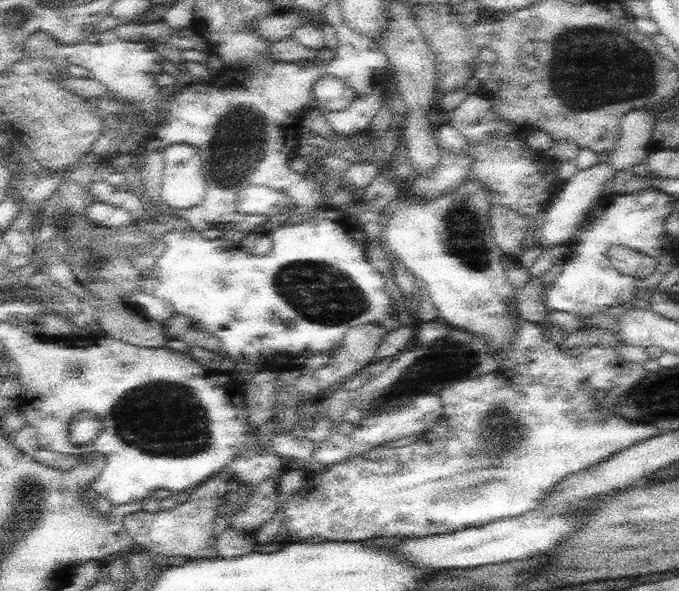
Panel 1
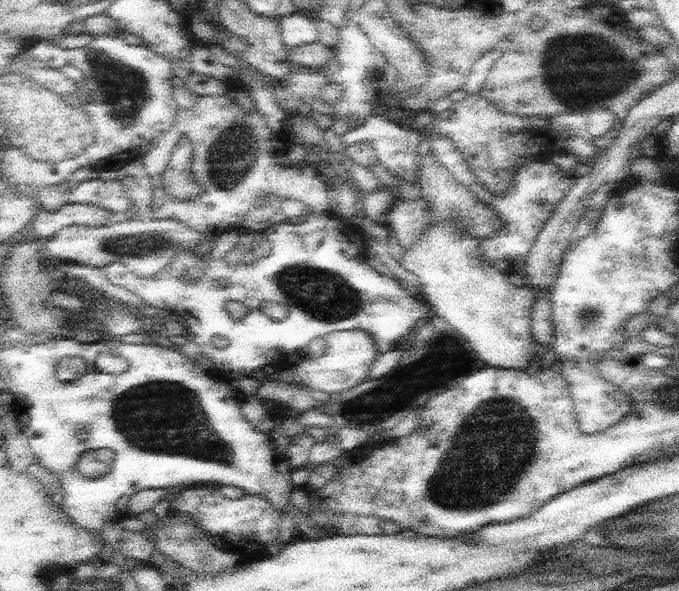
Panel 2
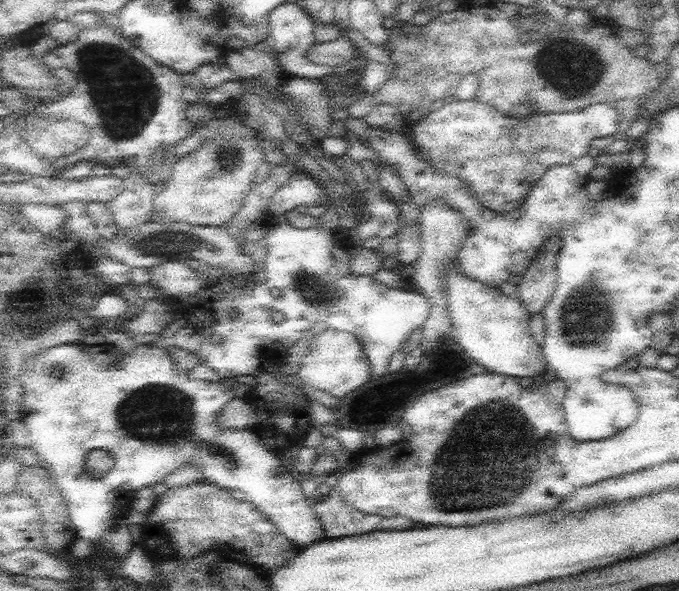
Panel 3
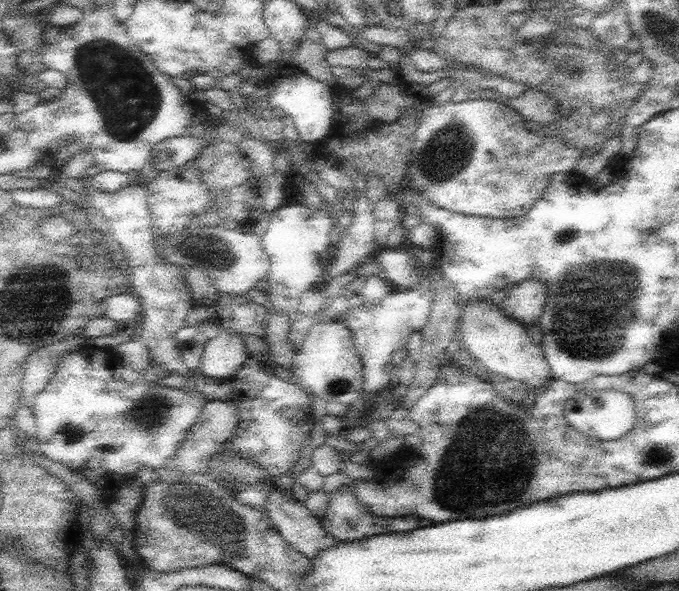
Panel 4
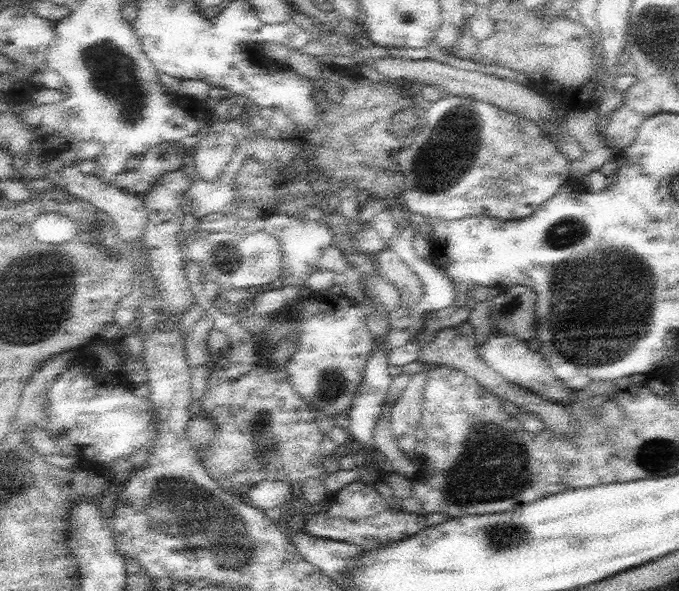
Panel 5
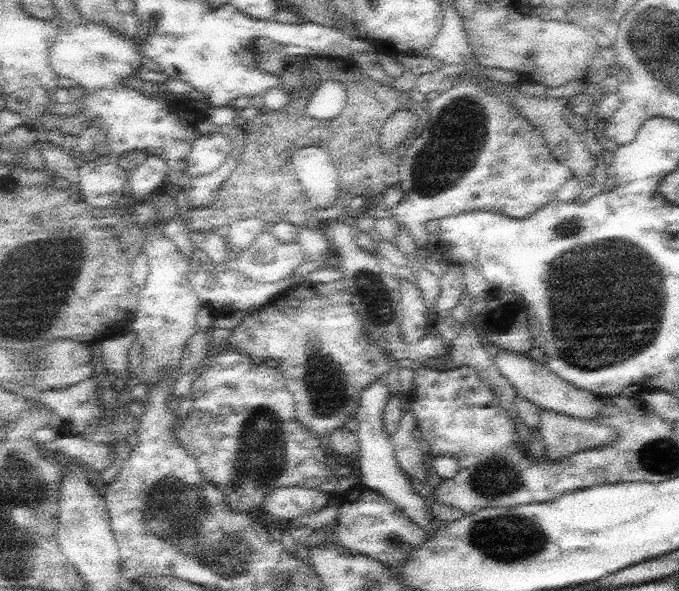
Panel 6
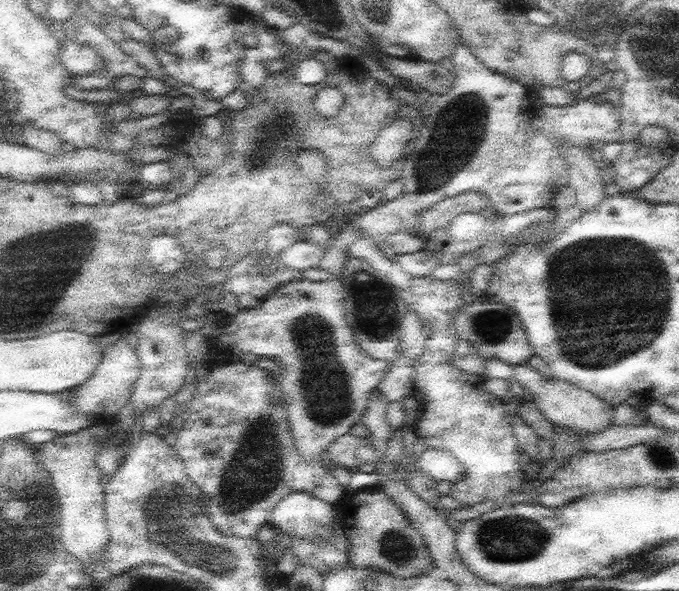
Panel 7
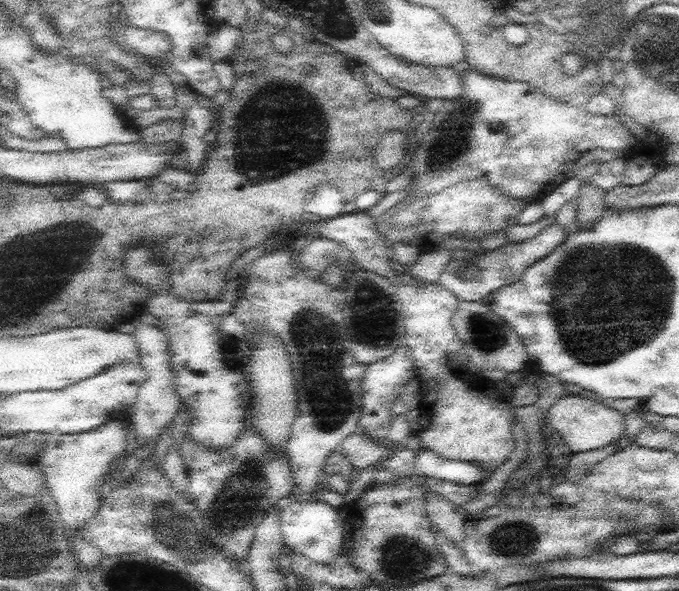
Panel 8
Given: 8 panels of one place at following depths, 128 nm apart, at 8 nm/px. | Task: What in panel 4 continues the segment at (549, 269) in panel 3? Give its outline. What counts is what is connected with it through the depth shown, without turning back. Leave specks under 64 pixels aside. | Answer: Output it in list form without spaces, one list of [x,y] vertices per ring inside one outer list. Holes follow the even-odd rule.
[[[524,280],[509,287],[508,297],[504,300],[504,313],[518,319],[526,327],[538,323],[548,300],[548,284],[544,280]]]

